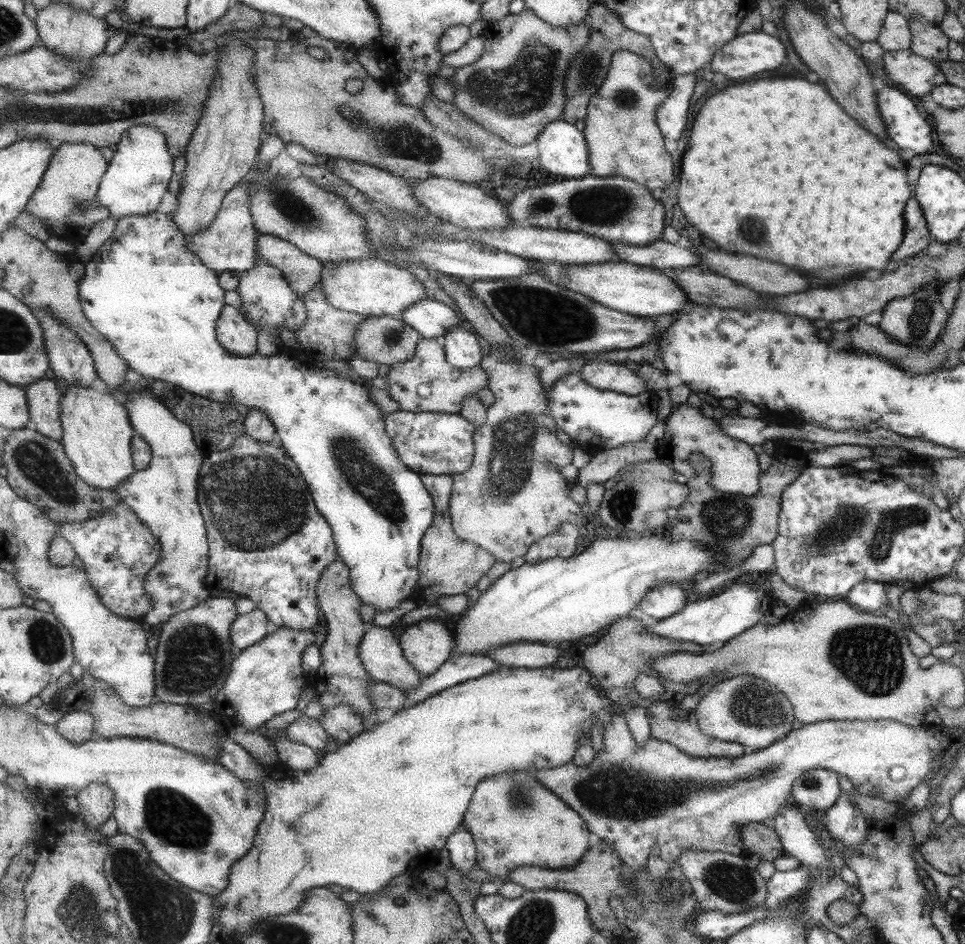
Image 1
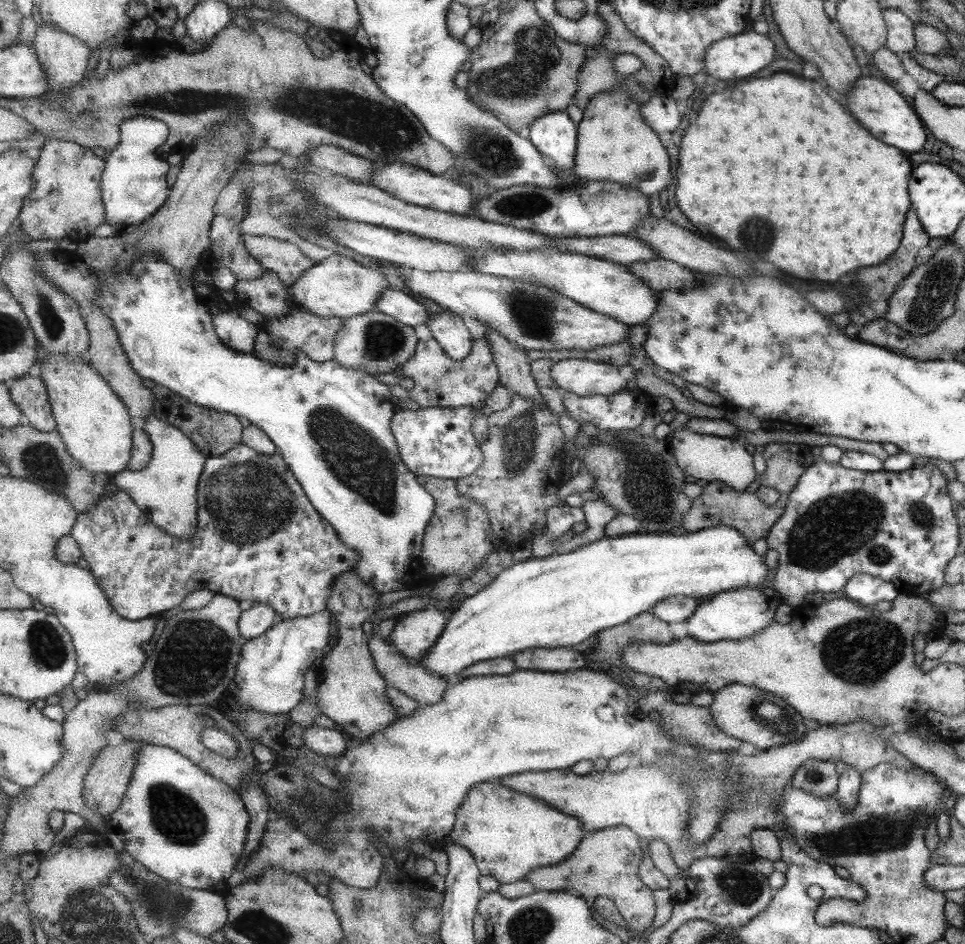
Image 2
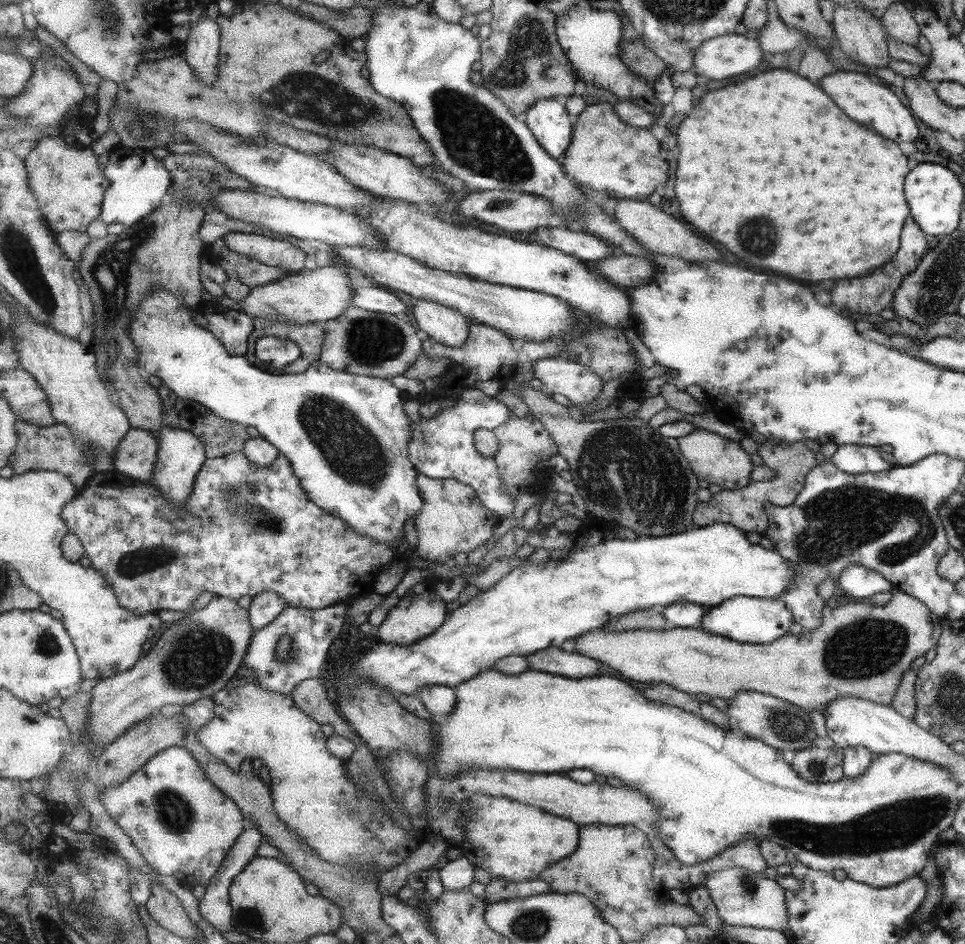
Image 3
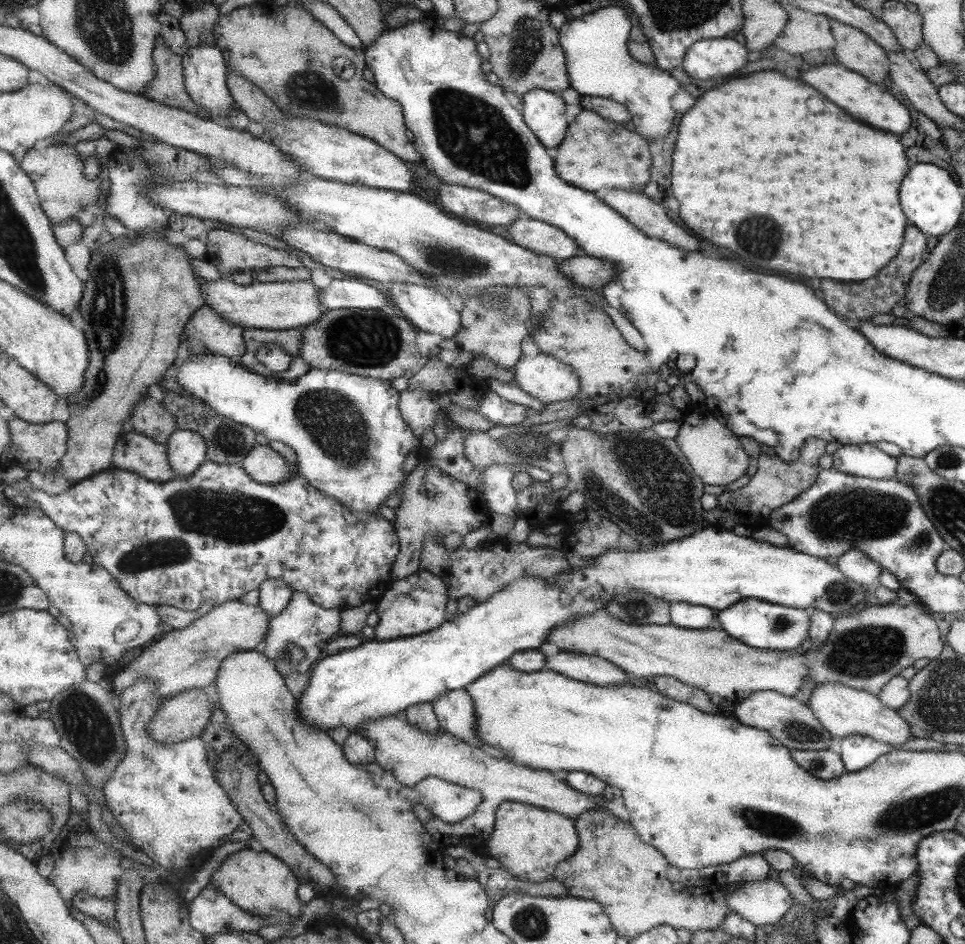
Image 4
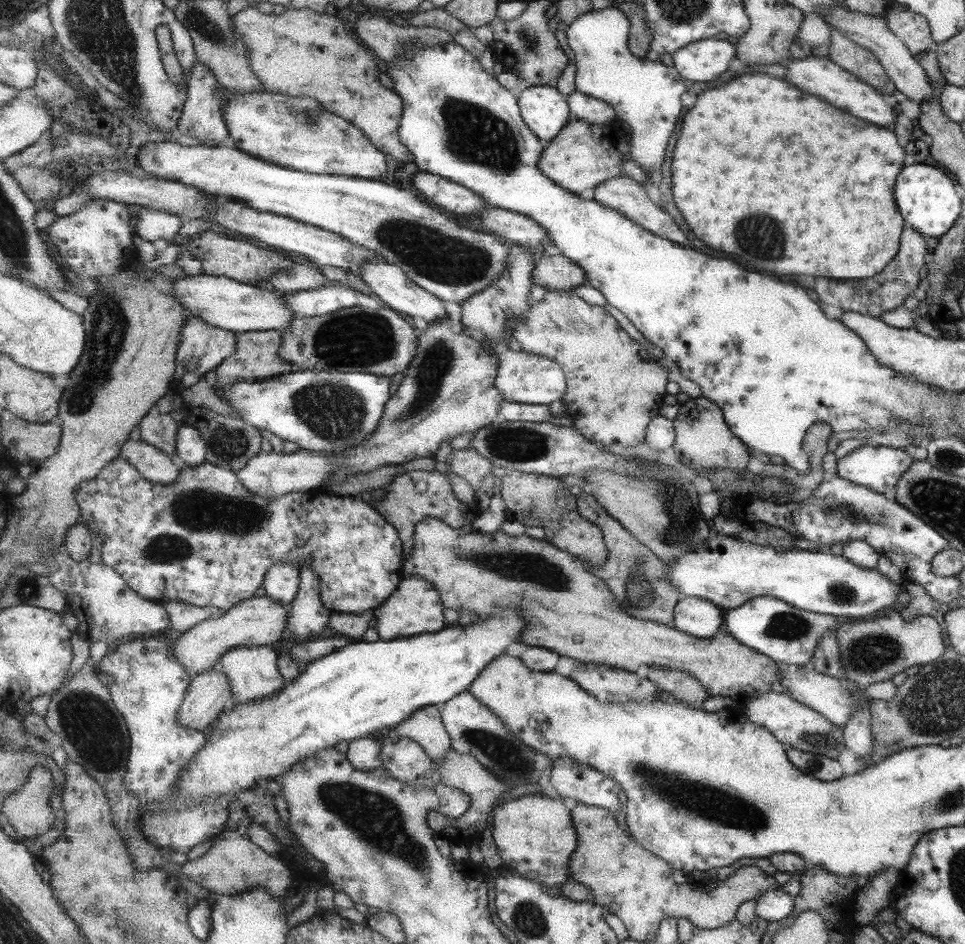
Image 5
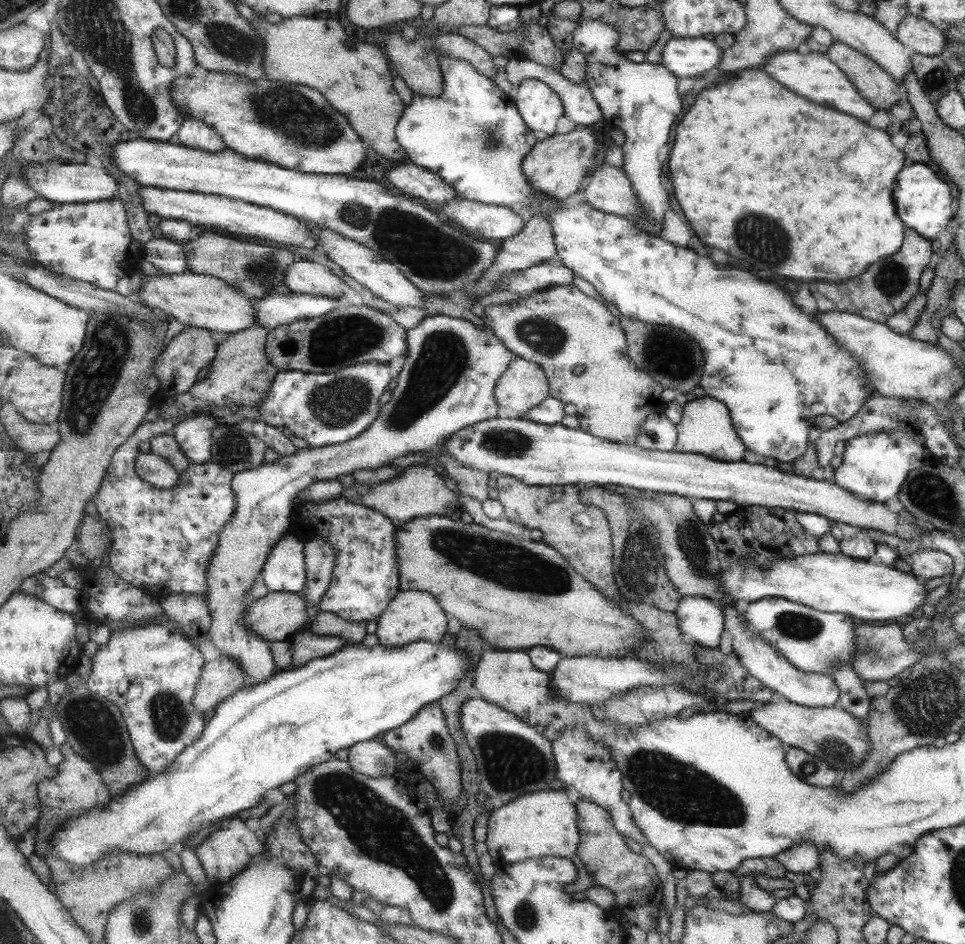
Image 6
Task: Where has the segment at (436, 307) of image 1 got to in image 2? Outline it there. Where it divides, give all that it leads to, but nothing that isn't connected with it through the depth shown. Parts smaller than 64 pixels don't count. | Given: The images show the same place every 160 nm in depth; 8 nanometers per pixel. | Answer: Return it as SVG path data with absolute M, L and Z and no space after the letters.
M387 289L376 302L376 310L395 317L399 322L414 327L428 324L432 317L421 302L401 290Z

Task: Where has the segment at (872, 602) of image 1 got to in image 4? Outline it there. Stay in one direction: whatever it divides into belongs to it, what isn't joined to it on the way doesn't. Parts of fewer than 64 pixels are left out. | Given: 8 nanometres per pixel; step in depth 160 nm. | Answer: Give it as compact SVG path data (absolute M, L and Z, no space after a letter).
M850 548L845 551L837 560L837 568L847 580L863 586L863 588L872 589L877 585L877 578L882 571L875 561L867 558L862 550Z

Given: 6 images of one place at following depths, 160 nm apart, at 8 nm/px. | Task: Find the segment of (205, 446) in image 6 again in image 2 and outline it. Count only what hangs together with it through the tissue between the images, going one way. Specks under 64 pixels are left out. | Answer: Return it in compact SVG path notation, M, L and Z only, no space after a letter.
M150 416L141 422L154 442L154 455L147 468L141 471L122 470L113 476L113 482L125 489L141 508L162 529L177 540L194 540L198 529L198 486L206 467L208 456L179 428Z

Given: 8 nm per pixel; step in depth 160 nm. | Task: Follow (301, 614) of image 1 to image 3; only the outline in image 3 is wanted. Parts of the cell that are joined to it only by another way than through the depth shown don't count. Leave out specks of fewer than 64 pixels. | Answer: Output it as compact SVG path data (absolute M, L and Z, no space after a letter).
M244 451L233 452L227 457L208 458L198 474L193 492L189 495L188 502L183 506L172 503L157 487L146 481L133 479L120 473L115 468L107 472L99 472L91 477L84 489L70 500L62 510L63 520L70 528L70 532L76 534L85 547L86 557L91 561L91 566L97 572L101 572L107 578L111 588L117 593L118 600L124 609L138 615L162 610L174 610L177 612L191 610L193 604L199 601L199 597L205 592L213 592L216 596L226 597L238 601L243 596L252 599L263 592L275 592L285 600L286 608L312 608L324 609L340 603L347 603L356 598L363 598L374 593L374 585L379 574L387 569L389 562L395 561L396 550L389 543L382 543L373 537L358 533L351 525L348 525L338 516L333 516L310 499L306 488L303 488L302 480L295 472L290 458L281 454L271 465L265 468L254 466L245 458Z

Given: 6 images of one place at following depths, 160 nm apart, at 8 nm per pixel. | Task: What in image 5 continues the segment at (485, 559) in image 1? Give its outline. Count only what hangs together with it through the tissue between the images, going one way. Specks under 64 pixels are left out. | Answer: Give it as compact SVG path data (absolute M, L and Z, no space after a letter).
M434 469L433 471L414 470L402 473L384 488L384 497L380 500L371 499L370 505L385 517L396 529L405 545L404 560L407 560L414 549L414 534L417 524L427 517L437 517L453 528L470 524L480 511L476 506L467 505L458 499L453 485L447 475Z

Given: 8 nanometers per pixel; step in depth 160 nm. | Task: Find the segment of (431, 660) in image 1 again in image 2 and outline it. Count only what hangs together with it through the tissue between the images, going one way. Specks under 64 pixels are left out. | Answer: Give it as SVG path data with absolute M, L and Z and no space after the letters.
M436 606L400 615L389 639L407 659L419 662L441 638L449 623L447 616Z

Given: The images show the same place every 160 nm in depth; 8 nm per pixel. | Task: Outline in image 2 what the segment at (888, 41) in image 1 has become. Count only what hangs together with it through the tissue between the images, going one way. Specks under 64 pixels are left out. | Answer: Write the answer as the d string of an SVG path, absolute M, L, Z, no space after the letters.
M885 9L886 48L894 53L907 53L914 48L914 22L899 9Z

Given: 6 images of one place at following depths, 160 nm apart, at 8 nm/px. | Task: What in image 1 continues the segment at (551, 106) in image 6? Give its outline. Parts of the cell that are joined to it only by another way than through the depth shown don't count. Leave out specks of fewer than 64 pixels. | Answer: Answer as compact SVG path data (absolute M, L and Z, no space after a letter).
M563 117L543 129L537 140L539 162L548 172L583 178L591 172L591 154L585 132Z

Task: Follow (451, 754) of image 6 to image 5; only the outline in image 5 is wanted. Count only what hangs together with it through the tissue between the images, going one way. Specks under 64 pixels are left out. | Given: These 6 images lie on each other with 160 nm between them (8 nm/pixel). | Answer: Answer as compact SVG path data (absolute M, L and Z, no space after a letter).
M440 706L424 707L415 711L411 718L388 732L392 742L412 738L419 742L433 762L441 764L451 748L452 736L443 722Z

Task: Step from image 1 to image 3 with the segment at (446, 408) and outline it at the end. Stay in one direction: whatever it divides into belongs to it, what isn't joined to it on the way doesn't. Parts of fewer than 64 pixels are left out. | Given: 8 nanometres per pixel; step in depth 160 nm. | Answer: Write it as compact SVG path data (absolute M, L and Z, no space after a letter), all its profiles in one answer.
M476 321L471 322L470 336L463 346L447 346L429 337L424 341L424 352L429 355L427 357L430 360L445 358L450 362L447 371L439 376L438 386L431 391L434 397L445 400L461 400L462 392L467 389L479 389L487 393L487 396L497 397L505 390L507 382L514 380L514 371L519 365L519 352L513 346L513 339L491 325Z

